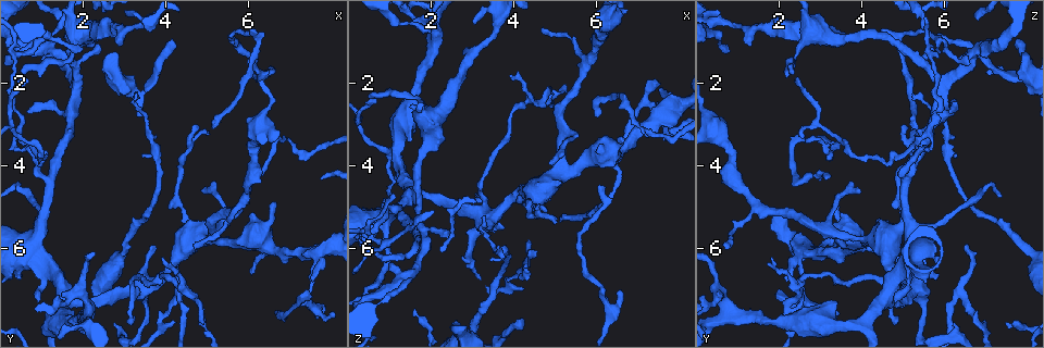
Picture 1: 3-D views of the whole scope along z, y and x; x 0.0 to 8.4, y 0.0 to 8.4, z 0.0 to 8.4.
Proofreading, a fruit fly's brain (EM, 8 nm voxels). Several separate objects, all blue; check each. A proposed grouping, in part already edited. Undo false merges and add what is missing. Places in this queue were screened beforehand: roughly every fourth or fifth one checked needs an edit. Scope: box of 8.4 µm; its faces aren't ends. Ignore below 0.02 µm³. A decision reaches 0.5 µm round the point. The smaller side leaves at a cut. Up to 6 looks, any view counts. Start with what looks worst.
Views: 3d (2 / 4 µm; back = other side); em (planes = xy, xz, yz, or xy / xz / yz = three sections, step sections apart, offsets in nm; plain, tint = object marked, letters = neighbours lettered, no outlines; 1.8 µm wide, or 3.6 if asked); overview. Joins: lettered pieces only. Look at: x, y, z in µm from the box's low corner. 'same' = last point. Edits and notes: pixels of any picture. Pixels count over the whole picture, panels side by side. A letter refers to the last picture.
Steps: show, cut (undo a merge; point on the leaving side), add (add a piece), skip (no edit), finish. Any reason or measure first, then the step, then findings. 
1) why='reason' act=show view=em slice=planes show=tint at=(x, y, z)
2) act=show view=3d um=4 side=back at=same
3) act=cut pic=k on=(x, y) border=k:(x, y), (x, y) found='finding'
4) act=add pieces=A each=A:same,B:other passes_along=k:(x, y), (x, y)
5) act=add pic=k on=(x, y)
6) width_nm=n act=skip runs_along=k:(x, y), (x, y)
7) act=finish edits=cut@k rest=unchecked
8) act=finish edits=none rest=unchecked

why='looks like a crossing' act=show view=3d um=4 at=(1.15, 4.35, 5.10)

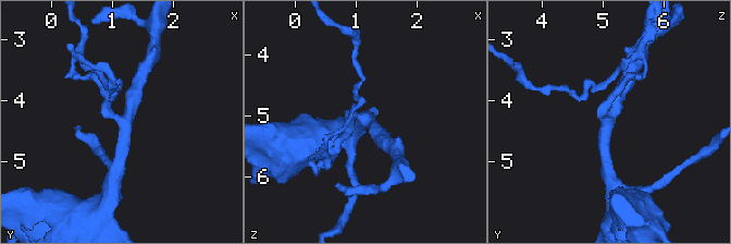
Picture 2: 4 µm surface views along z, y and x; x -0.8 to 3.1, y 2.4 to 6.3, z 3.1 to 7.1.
arms=4 act=show view=em um=3.6 slice=yz step=4 show=tint at=(1.20, 4.35, 5.10)

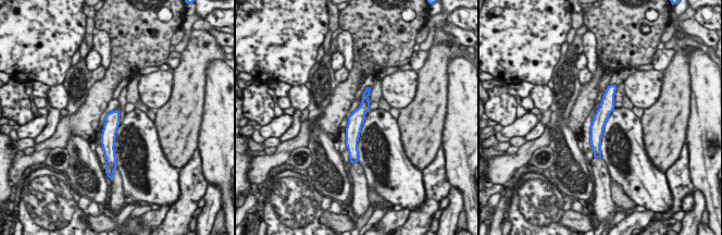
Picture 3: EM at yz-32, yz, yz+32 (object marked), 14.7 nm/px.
why='another direction' act=show view=em um=3.6 slice=planes show=letters at=same

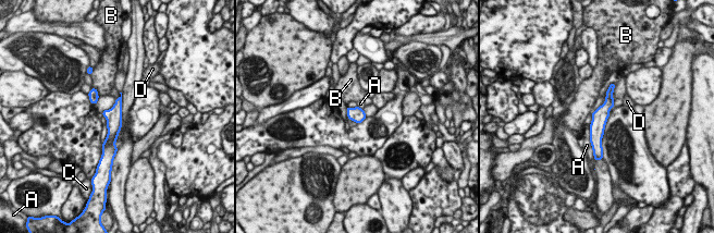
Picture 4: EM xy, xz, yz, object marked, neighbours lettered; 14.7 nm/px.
act=skip each=A:other,B:other,C:other,D:other border=4:(594, 111), (590, 125), (592, 152) found='continuous, no second cell'

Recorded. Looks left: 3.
why='thin end' act=show view=em slice=xy step=8 show=letters at=(4.90, 4.70, 4.00)

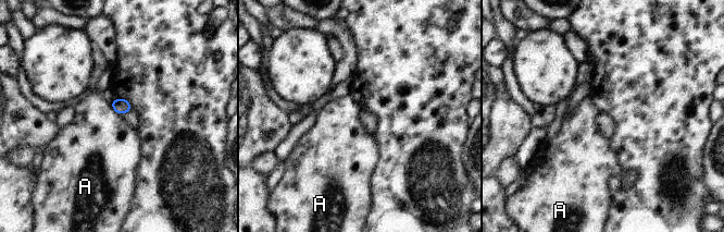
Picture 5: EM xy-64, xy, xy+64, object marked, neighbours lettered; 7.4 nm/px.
width_nm=110 act=skip each=A:other border=5:(110, 101), (113, 109), (121, 114) found='none of them fits'

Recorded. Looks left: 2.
act=finish edits=none rest=unchecked

